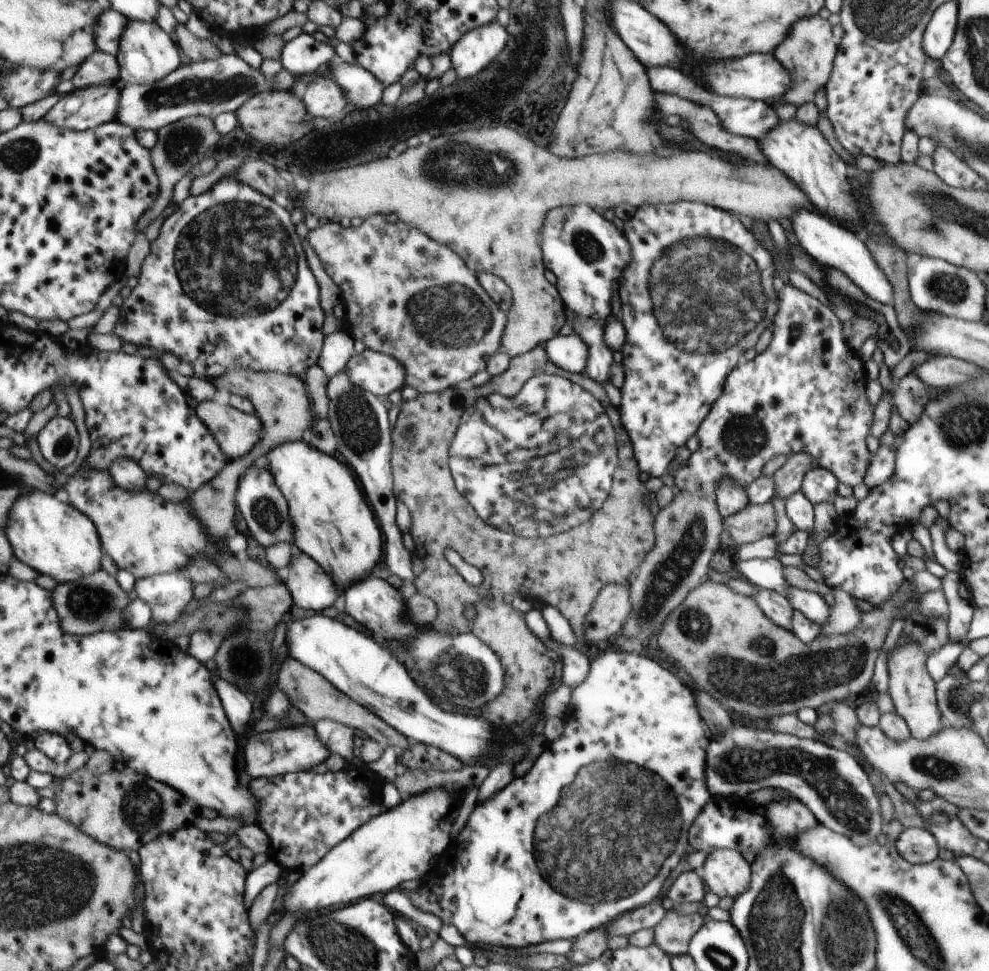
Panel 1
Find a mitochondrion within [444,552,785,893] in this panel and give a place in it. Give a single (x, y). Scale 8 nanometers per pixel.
(695, 625)

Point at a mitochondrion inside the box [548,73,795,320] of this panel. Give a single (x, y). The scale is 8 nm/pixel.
(588, 247)

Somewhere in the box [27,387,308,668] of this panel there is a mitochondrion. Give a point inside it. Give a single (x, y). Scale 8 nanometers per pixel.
(89, 603)

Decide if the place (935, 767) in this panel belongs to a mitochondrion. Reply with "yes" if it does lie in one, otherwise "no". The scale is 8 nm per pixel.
yes

